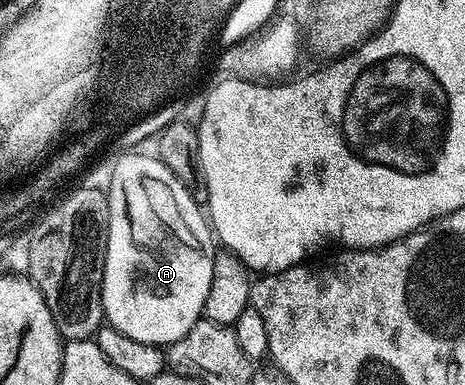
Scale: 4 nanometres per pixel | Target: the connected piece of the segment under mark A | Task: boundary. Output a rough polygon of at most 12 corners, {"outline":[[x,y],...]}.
{"outline":[[158,156],[111,173],[103,316],[166,347],[203,317],[217,238]]}

